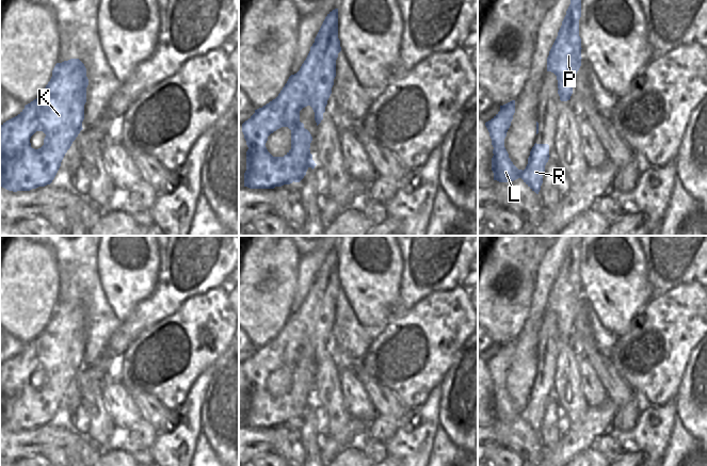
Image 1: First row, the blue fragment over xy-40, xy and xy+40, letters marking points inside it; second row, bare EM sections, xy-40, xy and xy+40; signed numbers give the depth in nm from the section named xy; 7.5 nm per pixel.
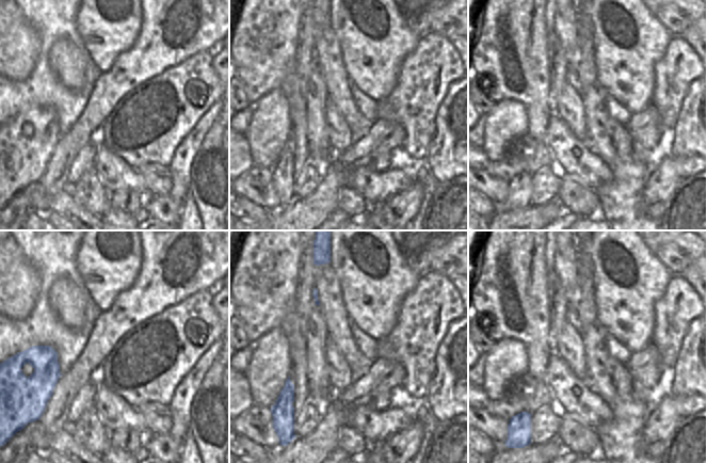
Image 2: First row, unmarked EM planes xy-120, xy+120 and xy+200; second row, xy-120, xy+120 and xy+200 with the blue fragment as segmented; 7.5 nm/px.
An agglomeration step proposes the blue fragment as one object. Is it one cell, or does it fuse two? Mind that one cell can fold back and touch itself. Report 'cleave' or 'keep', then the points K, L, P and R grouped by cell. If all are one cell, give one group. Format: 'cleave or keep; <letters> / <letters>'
cleave; K L P / R

